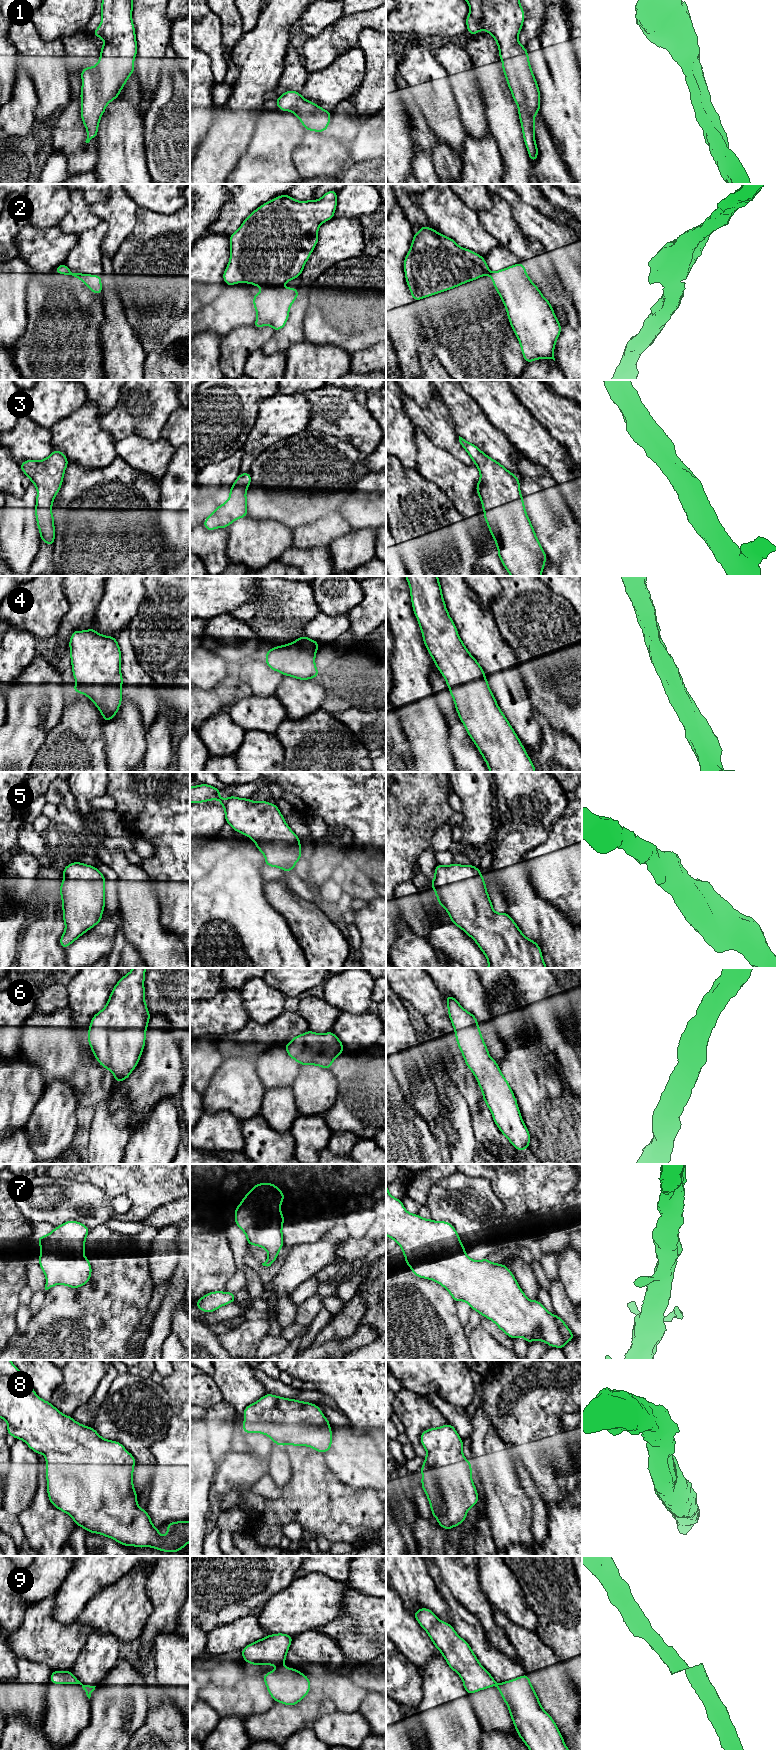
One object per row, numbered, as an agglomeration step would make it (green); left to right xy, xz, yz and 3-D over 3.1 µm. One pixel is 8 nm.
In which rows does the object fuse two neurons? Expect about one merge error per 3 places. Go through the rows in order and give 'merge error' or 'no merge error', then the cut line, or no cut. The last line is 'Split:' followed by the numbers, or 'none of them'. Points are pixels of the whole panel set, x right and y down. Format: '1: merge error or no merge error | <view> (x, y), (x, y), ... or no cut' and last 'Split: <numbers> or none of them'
1: no merge error | no cut
2: merge error | xz (281, 284), (266, 286), (262, 289)
3: no merge error | no cut
4: no merge error | no cut
5: no merge error | no cut
6: no merge error | no cut
7: no merge error | no cut
8: no merge error | no cut
9: merge error | xz (281, 1664), (279, 1666)
Split: 2, 9

